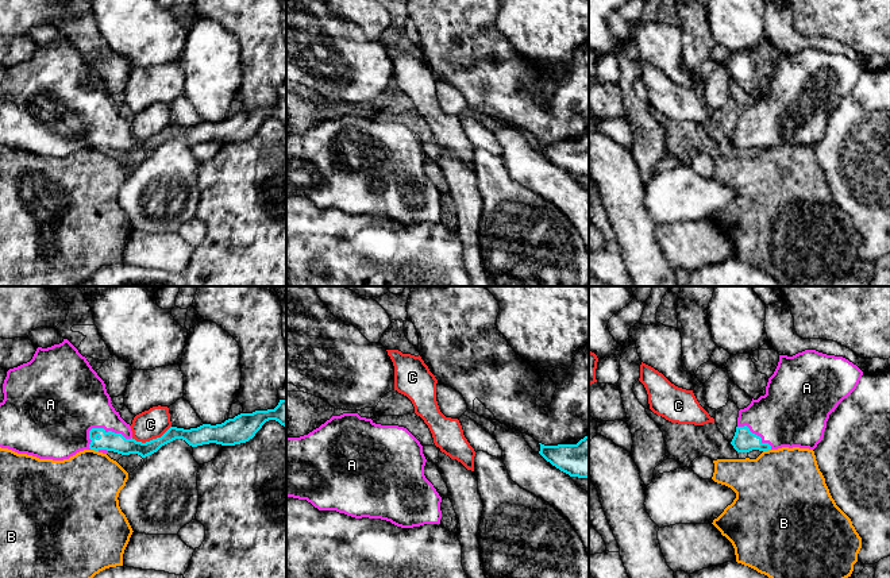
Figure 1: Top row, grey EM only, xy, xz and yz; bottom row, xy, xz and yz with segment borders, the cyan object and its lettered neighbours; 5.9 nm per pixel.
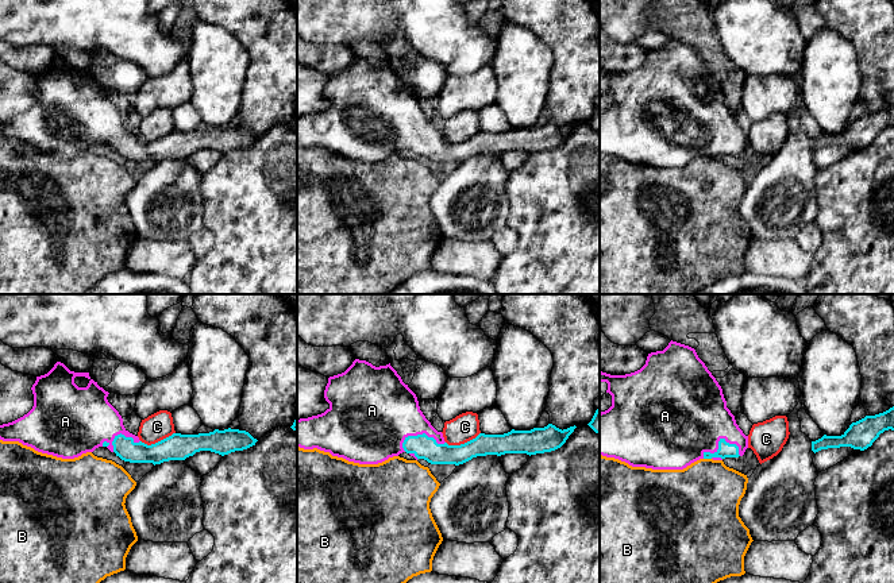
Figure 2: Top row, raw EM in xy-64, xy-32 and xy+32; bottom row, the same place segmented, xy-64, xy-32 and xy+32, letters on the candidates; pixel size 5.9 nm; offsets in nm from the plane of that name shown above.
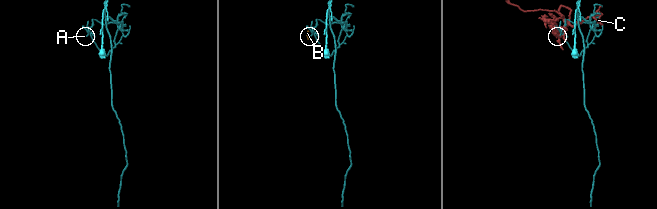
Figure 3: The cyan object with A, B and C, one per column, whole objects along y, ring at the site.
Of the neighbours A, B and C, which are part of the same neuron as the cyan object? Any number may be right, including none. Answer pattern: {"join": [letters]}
{"join": ["A"]}

